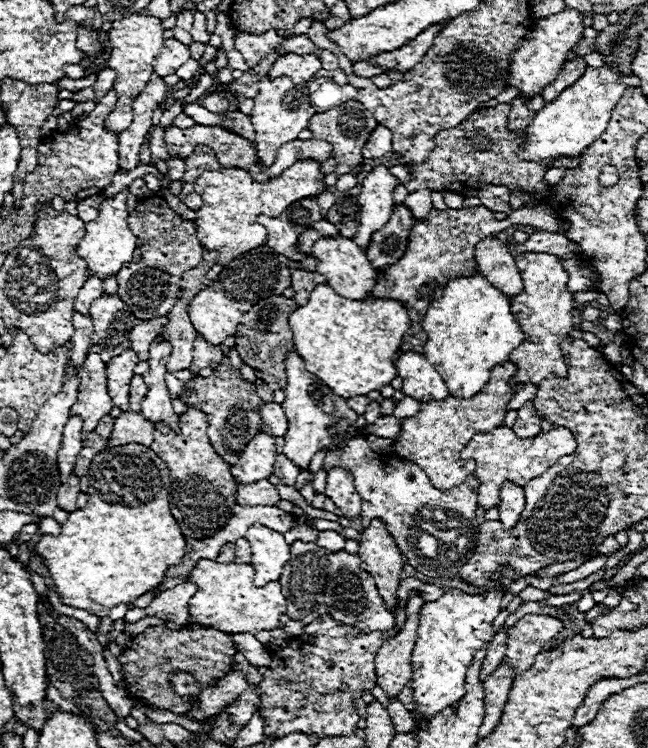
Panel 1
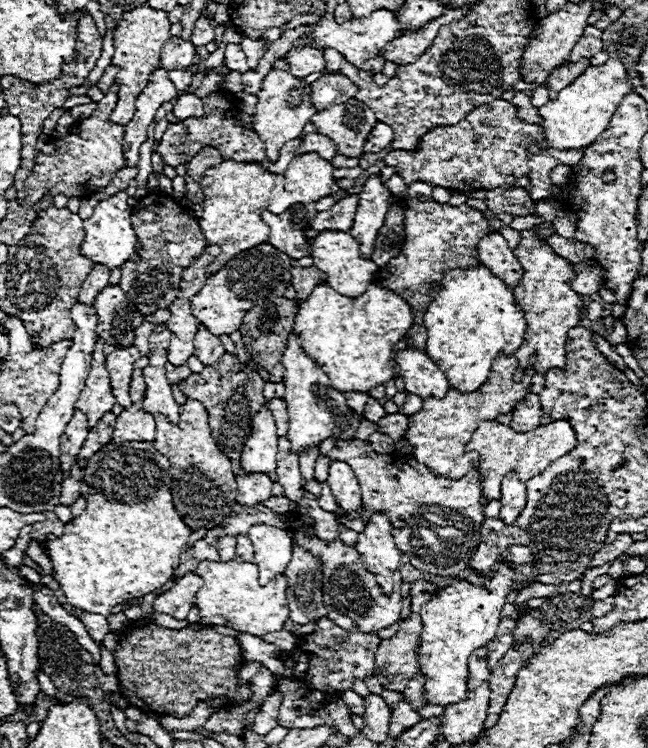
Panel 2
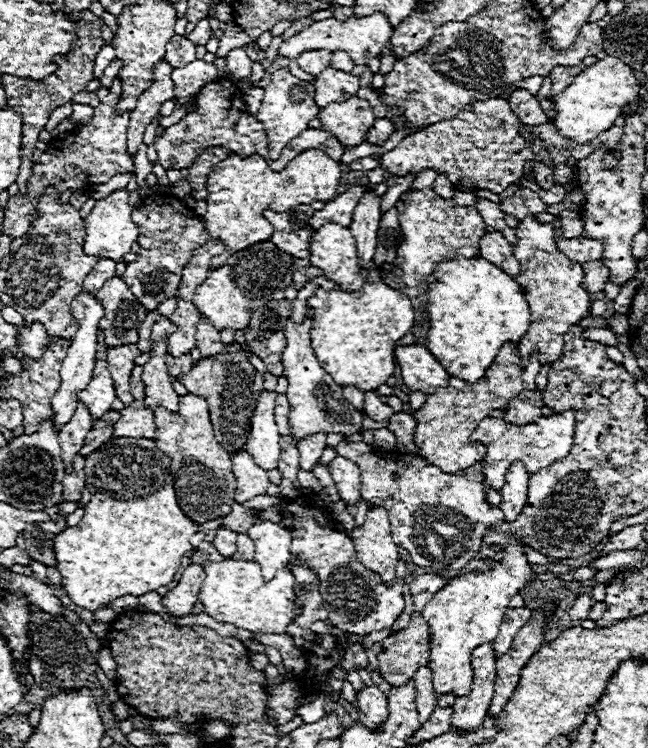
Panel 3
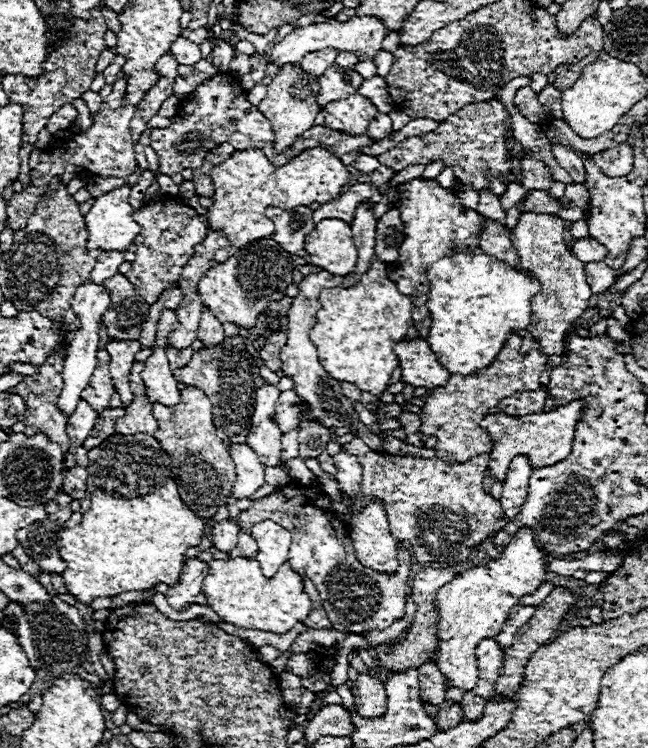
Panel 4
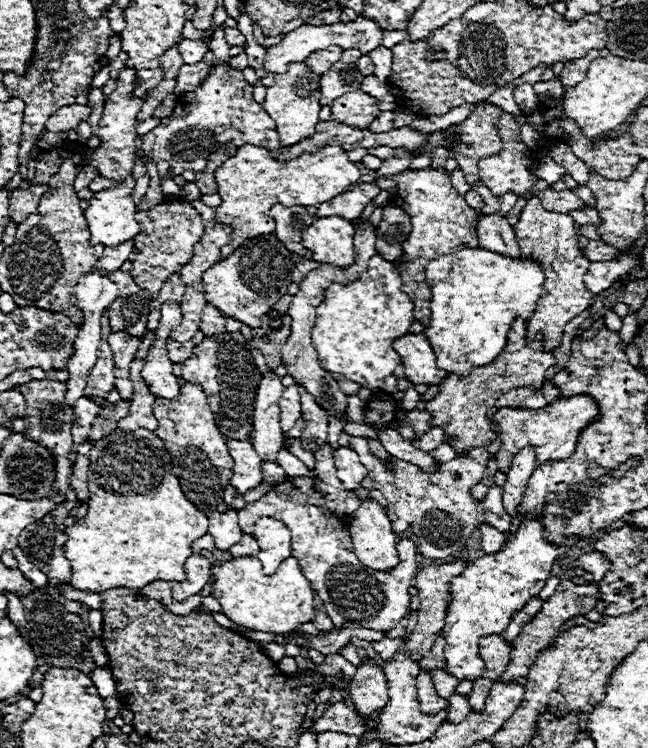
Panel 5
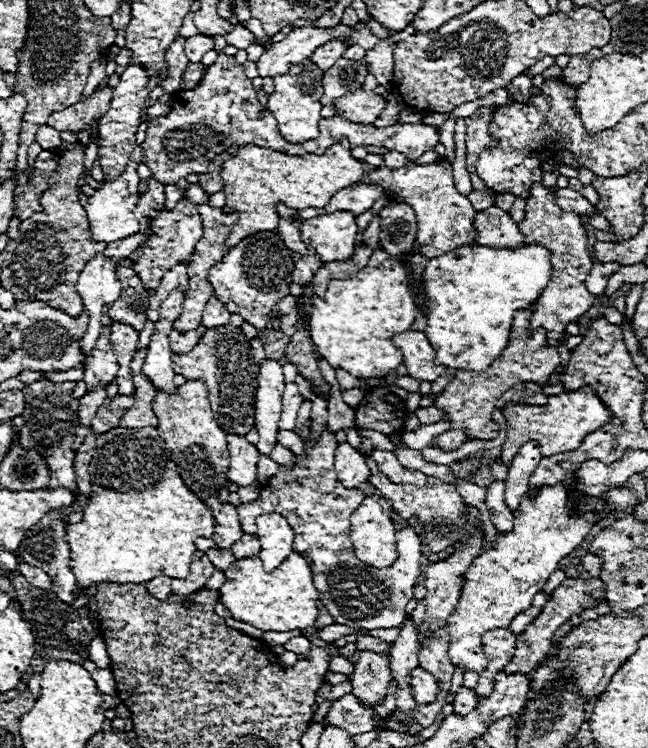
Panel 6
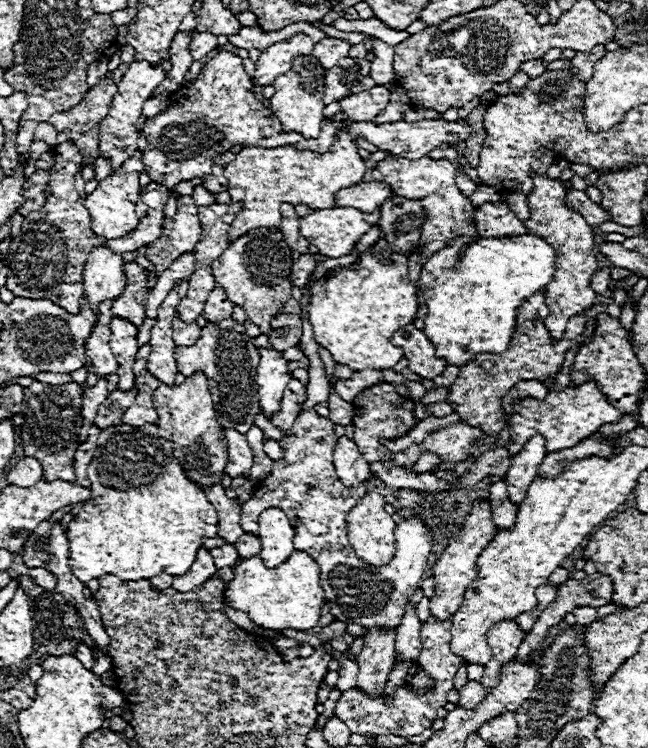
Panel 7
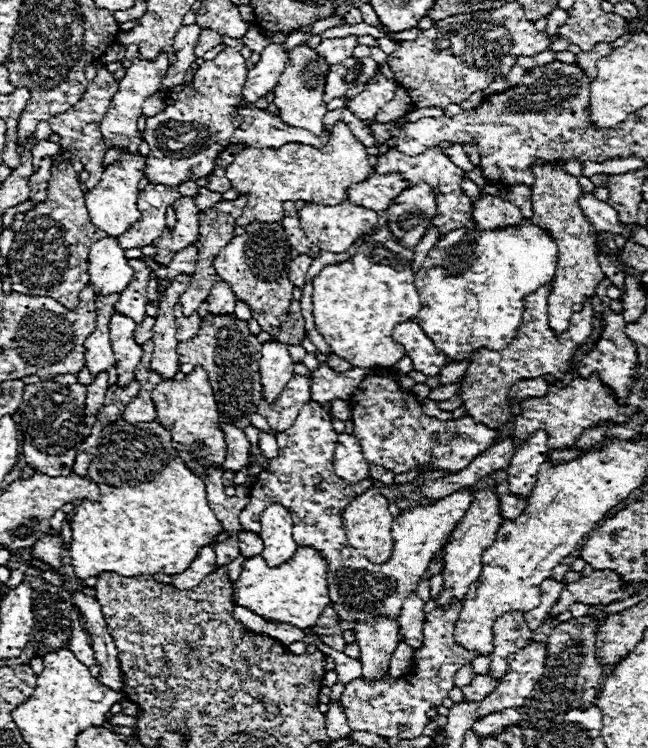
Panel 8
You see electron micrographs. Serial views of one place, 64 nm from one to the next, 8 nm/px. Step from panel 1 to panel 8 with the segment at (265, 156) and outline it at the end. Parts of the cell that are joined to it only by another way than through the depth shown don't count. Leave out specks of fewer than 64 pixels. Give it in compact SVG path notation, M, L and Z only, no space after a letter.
M296 46L290 52L290 64L286 64L286 70L278 78L278 84L274 88L274 106L280 112L280 118L284 124L294 128L310 130L314 136L322 134L322 118L326 114L326 104L322 100L324 96L324 82L326 82L328 64L326 60L318 58L314 50L306 46Z

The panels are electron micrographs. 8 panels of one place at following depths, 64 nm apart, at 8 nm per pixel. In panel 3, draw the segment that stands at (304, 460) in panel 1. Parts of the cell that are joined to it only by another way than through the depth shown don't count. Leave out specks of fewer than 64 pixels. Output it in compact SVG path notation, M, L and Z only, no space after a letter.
M318 276L312 282L308 282L304 288L298 290L298 296L292 300L294 314L290 318L290 324L286 324L286 338L288 344L282 352L282 364L284 364L284 378L288 380L288 390L286 396L290 400L290 434L294 436L296 442L300 442L306 436L312 434L342 434L342 436L352 436L360 432L362 424L362 412L358 412L354 406L350 406L342 394L342 388L334 384L334 380L324 372L320 362L316 360L312 348L310 348L310 322L304 322L304 312L306 312L306 300L314 294L316 288L326 288L332 290L334 282L330 282L326 276Z

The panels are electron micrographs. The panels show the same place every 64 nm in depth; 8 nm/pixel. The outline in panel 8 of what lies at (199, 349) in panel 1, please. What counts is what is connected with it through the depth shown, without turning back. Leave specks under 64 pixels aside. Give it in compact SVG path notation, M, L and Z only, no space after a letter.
M220 280L220 282L210 290L210 296L208 296L206 302L208 302L208 312L214 314L214 316L220 316L220 314L232 314L232 312L234 312L236 298L234 298L230 286Z

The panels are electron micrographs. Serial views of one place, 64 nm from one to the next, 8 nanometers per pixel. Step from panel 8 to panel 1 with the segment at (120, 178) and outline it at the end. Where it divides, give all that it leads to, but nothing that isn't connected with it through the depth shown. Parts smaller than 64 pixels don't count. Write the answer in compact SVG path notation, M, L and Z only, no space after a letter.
M128 188L118 192L114 198L106 198L100 206L100 216L94 222L86 224L86 236L82 238L82 244L78 244L78 256L86 260L88 276L98 276L100 280L106 280L110 276L116 276L116 272L132 260L132 254L136 250L136 236L132 234L128 226L128 210L126 210L126 196Z

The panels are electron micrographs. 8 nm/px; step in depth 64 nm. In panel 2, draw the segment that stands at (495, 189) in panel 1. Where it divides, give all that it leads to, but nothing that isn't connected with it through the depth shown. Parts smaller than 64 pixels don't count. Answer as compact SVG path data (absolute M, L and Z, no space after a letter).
M524 188L488 190L484 202L494 214L504 212L510 216L528 216L534 208L534 200L528 196L528 192Z

